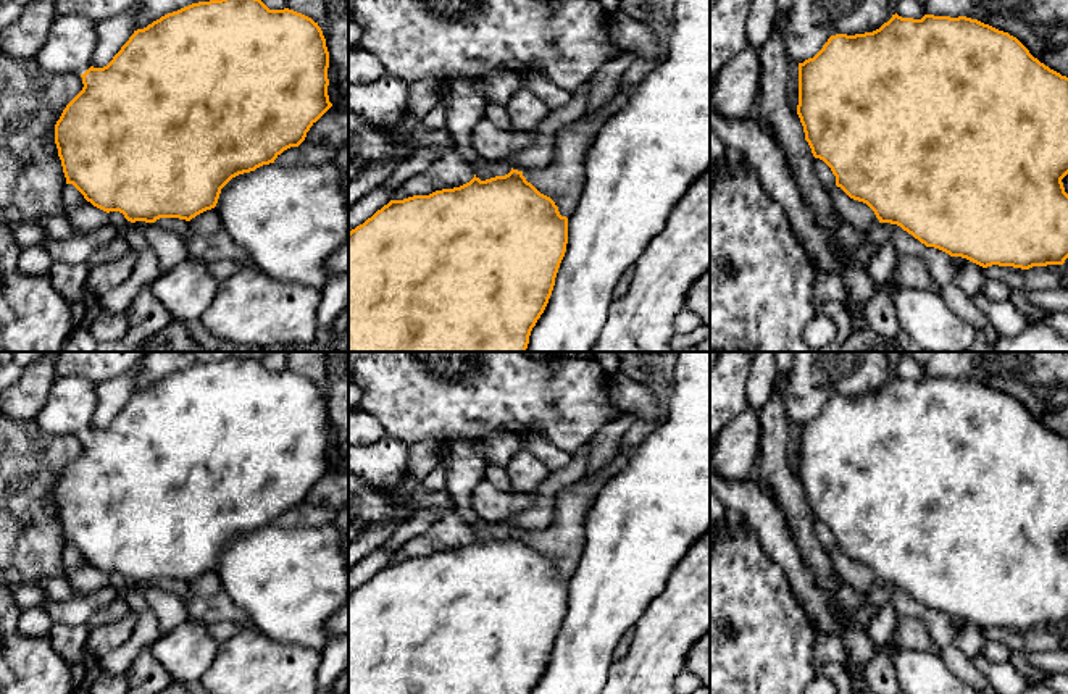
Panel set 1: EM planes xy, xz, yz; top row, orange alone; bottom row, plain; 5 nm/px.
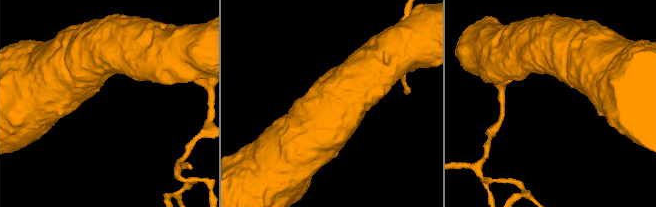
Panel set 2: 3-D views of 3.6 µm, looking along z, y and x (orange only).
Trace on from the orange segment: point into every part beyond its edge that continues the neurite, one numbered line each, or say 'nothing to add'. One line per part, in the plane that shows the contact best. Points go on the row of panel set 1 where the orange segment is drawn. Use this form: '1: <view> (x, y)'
nothing to add

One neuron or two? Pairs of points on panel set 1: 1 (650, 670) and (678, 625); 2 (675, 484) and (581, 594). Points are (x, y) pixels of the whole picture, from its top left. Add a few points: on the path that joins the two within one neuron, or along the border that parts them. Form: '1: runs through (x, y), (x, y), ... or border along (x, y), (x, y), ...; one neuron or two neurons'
1: runs through (655, 659), (660, 643), (667, 636); one neuron
2: runs through (657, 512), (609, 567); one neuron

